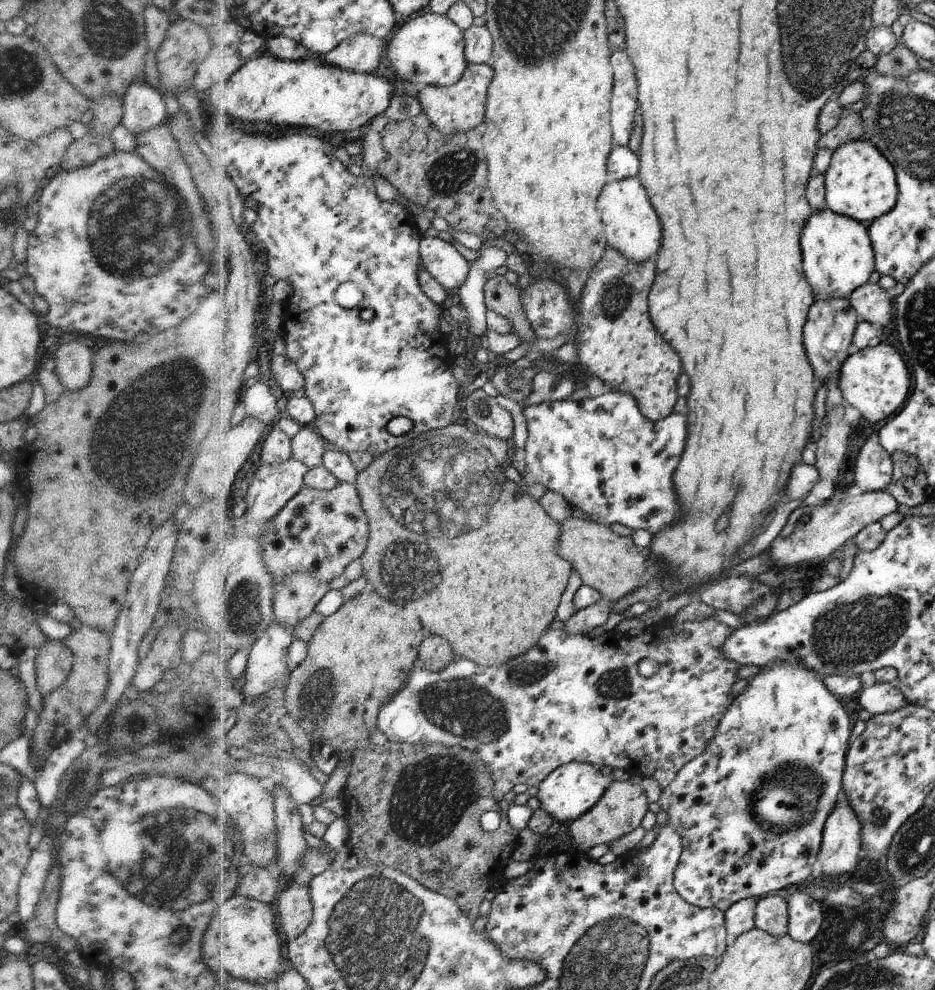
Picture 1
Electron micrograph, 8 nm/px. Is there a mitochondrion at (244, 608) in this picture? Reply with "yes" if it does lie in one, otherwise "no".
yes

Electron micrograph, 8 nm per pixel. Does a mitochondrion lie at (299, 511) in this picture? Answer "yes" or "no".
no

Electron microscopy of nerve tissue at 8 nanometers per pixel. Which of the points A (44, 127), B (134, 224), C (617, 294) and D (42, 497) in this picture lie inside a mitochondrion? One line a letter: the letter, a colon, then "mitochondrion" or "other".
A: other
B: mitochondrion
C: mitochondrion
D: other

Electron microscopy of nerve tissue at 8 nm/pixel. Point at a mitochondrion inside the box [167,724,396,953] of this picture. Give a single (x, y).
(254, 842)

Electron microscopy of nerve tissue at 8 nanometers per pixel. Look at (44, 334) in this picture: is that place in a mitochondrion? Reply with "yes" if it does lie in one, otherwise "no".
no

